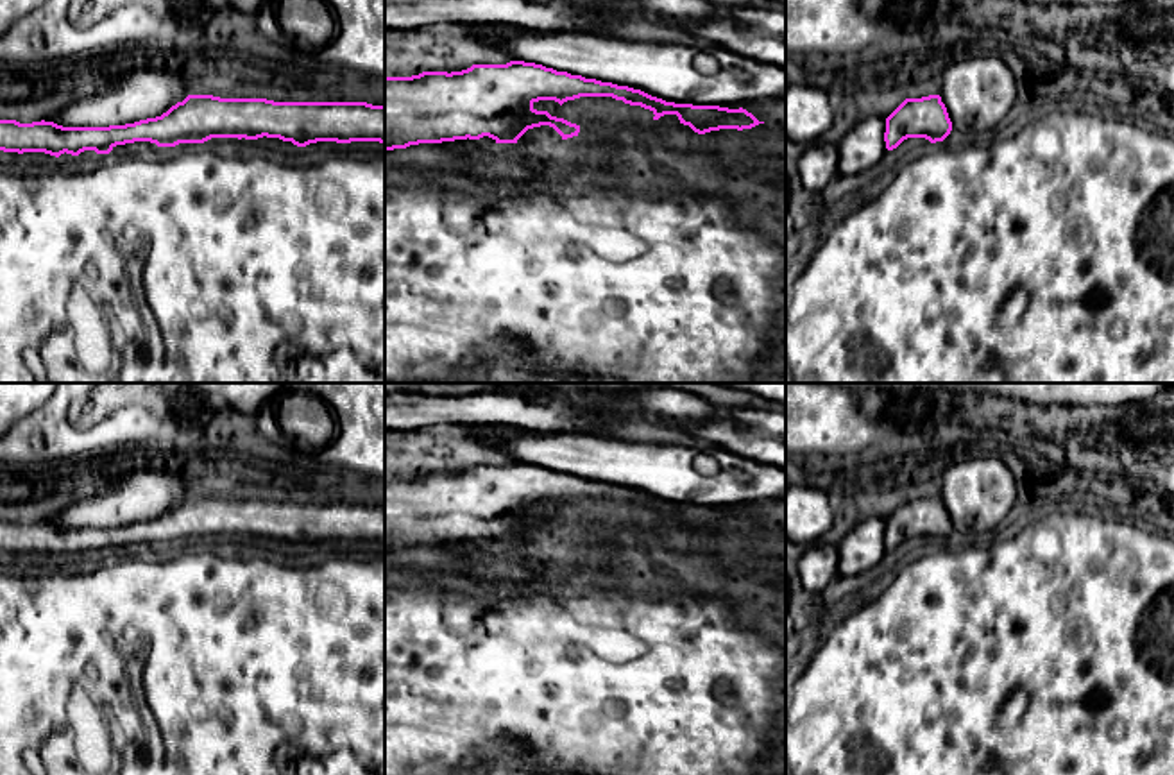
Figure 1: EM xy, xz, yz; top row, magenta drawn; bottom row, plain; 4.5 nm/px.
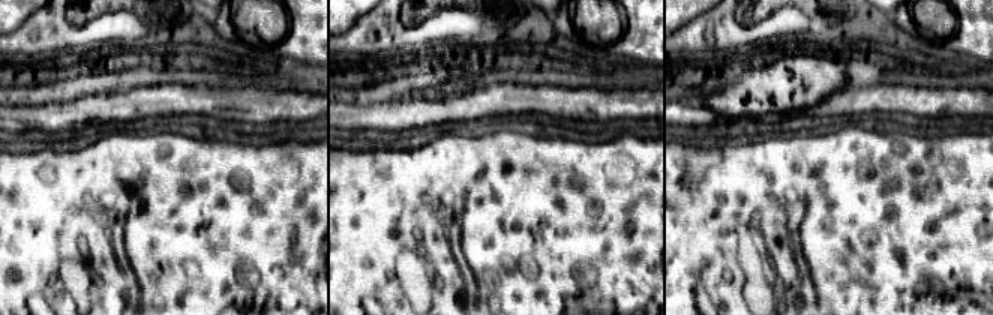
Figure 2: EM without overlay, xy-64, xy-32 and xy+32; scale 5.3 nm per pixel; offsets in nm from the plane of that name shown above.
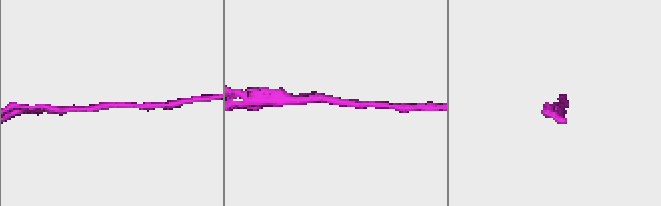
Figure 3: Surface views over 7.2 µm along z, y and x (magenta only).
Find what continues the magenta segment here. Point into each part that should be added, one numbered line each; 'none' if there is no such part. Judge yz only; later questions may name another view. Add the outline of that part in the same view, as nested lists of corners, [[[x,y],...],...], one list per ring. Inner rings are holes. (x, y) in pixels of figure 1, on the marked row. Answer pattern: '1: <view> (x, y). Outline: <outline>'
none

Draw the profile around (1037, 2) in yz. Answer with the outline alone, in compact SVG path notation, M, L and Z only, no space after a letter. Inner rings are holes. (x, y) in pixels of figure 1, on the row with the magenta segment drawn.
M1022 0L1034 5L1115 5L1124 2L1145 2L1145 0Z

